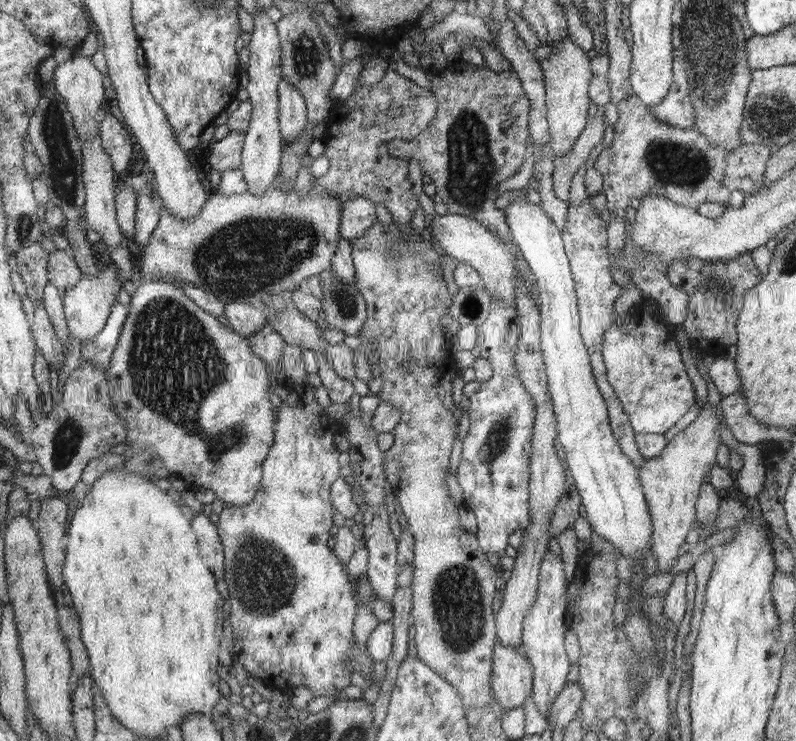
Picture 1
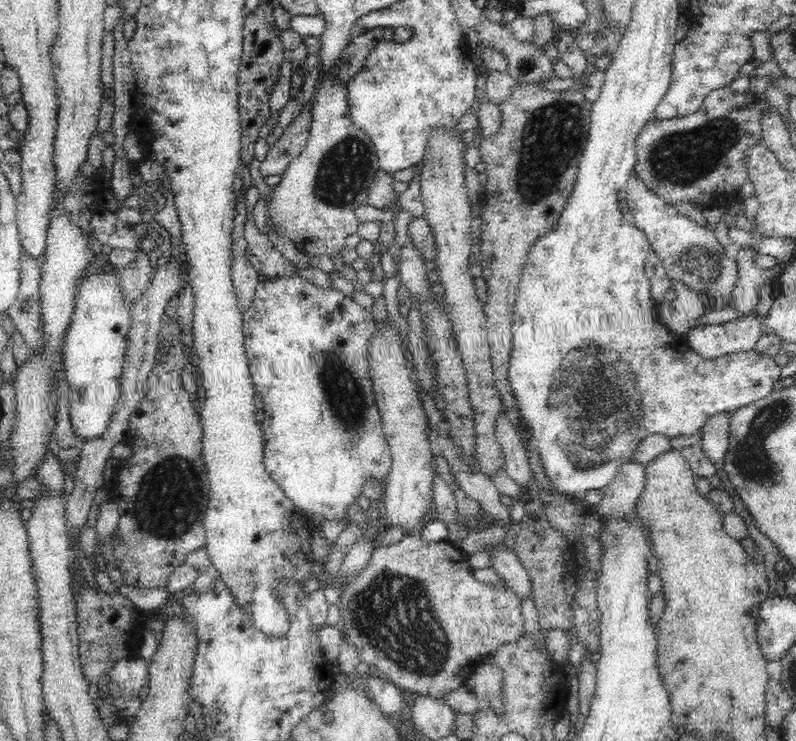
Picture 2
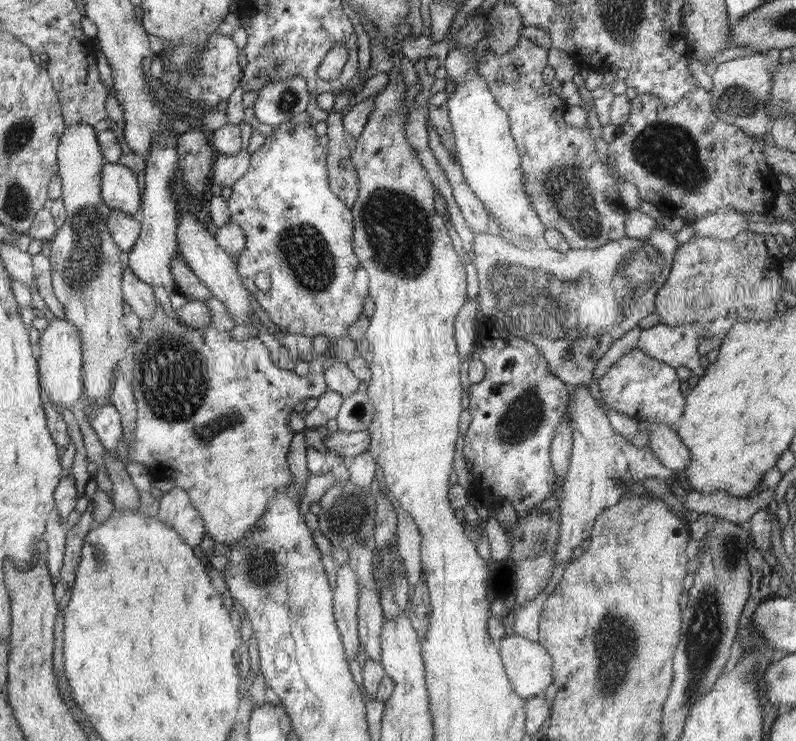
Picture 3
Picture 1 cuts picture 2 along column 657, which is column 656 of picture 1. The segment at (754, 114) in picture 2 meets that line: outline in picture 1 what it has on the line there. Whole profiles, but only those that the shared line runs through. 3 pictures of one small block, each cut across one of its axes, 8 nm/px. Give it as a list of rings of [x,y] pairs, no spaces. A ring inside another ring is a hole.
[[[634,93],[618,102],[617,112],[612,143],[604,146],[592,166],[603,176],[602,193],[606,196],[610,217],[625,222],[626,232],[632,226],[625,221],[632,198],[664,197],[679,206],[697,210],[704,202],[729,206],[730,194],[734,191],[745,194],[760,191],[764,172],[773,156],[767,143],[749,143],[728,152],[715,146],[696,126],[680,128],[660,122]]]

